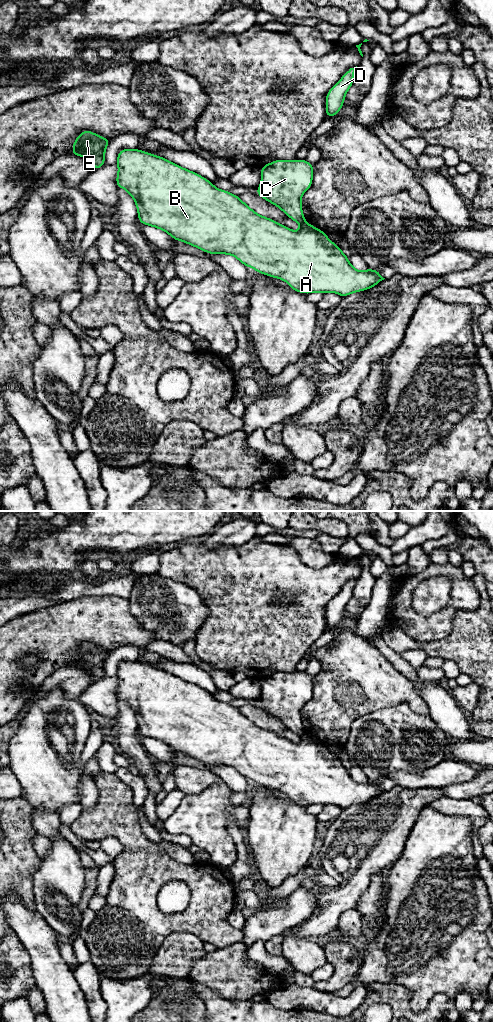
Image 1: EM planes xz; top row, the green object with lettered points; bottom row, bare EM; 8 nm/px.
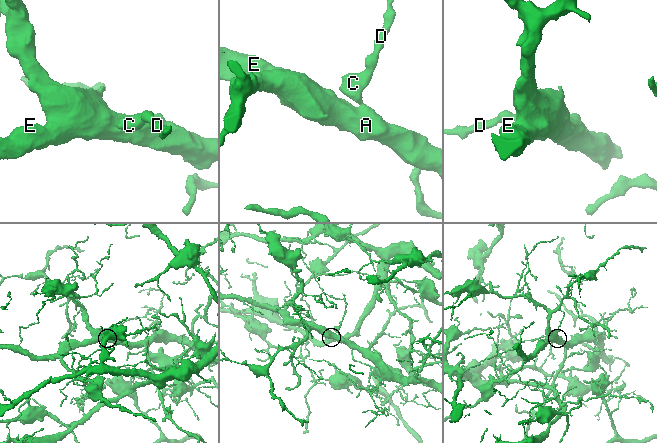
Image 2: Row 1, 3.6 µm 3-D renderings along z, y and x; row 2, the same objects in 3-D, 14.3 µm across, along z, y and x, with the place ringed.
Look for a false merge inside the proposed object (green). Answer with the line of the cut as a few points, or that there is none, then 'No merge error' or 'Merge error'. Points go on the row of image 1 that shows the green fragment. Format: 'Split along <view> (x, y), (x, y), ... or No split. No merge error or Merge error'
Split along xz (305, 221), (300, 224). Merge error

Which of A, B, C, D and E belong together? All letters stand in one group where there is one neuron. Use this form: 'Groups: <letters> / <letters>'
Groups: A B E / C D

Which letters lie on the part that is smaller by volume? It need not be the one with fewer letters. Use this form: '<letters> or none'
A, B, E

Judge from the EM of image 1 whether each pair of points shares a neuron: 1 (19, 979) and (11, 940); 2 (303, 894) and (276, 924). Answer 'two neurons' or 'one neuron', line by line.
1: one neuron
2: one neuron

